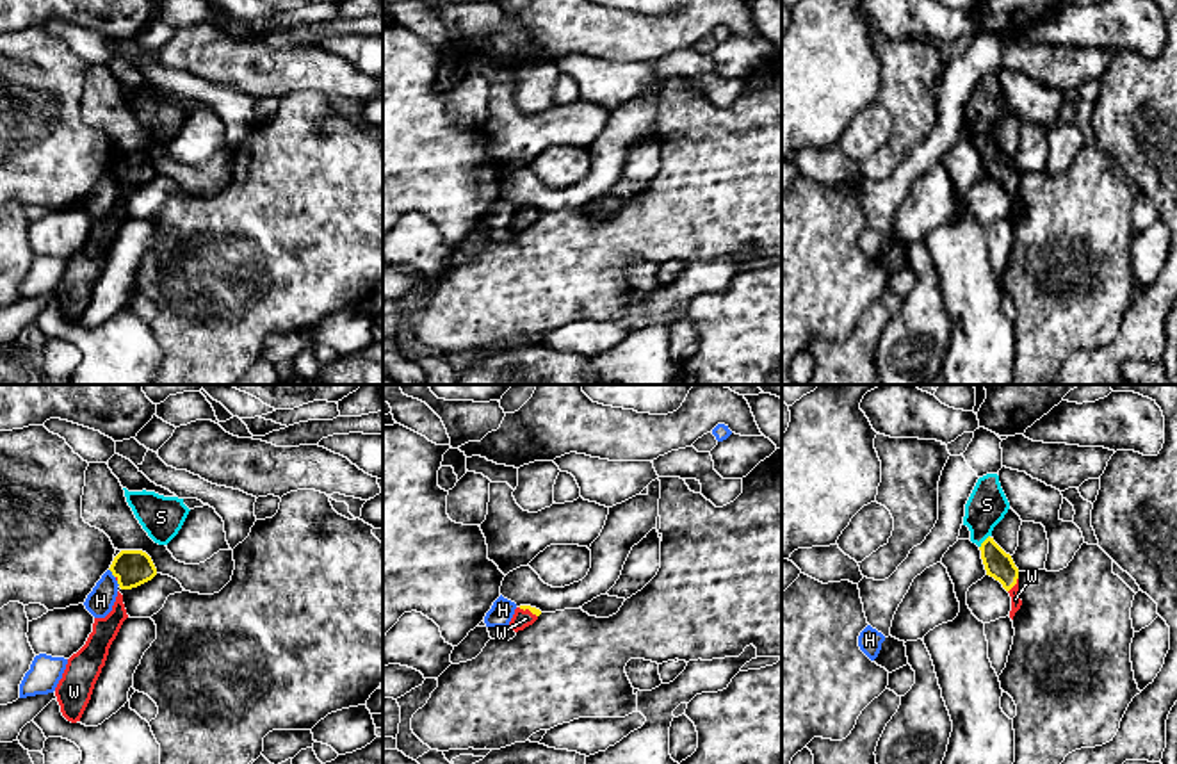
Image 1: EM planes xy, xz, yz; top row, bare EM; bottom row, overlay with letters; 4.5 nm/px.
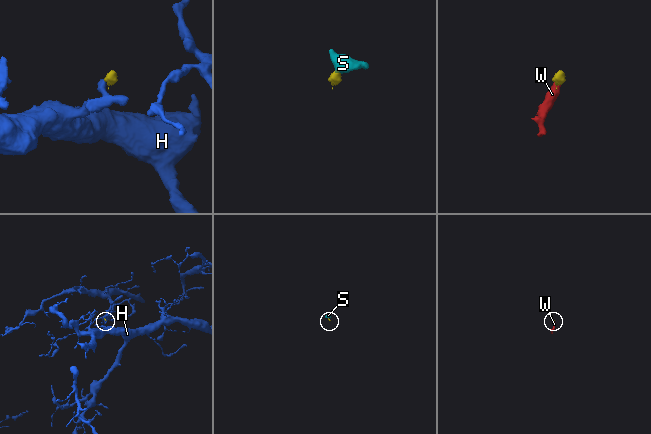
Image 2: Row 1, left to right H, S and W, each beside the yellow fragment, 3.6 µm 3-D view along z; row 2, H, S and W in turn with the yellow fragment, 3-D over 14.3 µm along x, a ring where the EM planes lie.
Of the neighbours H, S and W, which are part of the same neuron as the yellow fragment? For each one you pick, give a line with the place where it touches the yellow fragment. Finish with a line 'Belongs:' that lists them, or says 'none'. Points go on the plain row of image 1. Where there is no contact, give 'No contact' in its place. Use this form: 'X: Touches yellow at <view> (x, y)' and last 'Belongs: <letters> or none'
S: Touches yellow at yz (983, 143)
W: Touches yellow at yz (1015, 184)
Belongs: S, W

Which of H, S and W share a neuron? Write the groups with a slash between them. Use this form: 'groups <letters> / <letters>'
groups H / S W

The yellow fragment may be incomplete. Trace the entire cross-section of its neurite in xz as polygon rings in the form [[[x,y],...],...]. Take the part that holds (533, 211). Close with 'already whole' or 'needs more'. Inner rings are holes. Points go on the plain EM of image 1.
[[[520,207],[515,210],[515,215],[509,223],[509,230],[515,233],[524,232],[525,228],[532,226],[540,215],[541,215],[541,212],[536,208]]] | needs more

